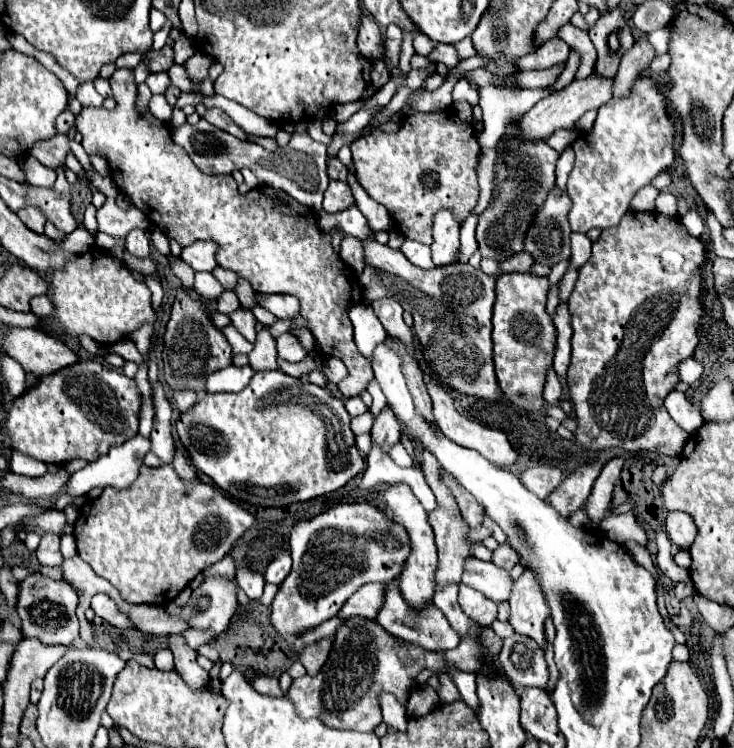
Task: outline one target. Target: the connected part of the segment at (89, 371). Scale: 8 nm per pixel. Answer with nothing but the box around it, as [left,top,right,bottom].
[3,360,143,464]

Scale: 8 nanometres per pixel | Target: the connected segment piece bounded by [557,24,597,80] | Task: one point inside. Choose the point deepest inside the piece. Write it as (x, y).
(576, 38)

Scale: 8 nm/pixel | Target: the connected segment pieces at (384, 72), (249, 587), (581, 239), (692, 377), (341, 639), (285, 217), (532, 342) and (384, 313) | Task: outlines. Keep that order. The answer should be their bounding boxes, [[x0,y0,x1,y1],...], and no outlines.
[[371,62,389,88],[235,568,265,600],[569,232,591,268],[677,358,703,384],[287,616,425,732],[75,70,373,398],[492,274,557,410],[371,298,415,356]]

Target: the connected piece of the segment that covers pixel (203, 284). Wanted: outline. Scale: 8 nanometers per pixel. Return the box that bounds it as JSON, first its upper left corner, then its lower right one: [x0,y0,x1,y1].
[195,272,225,300]

